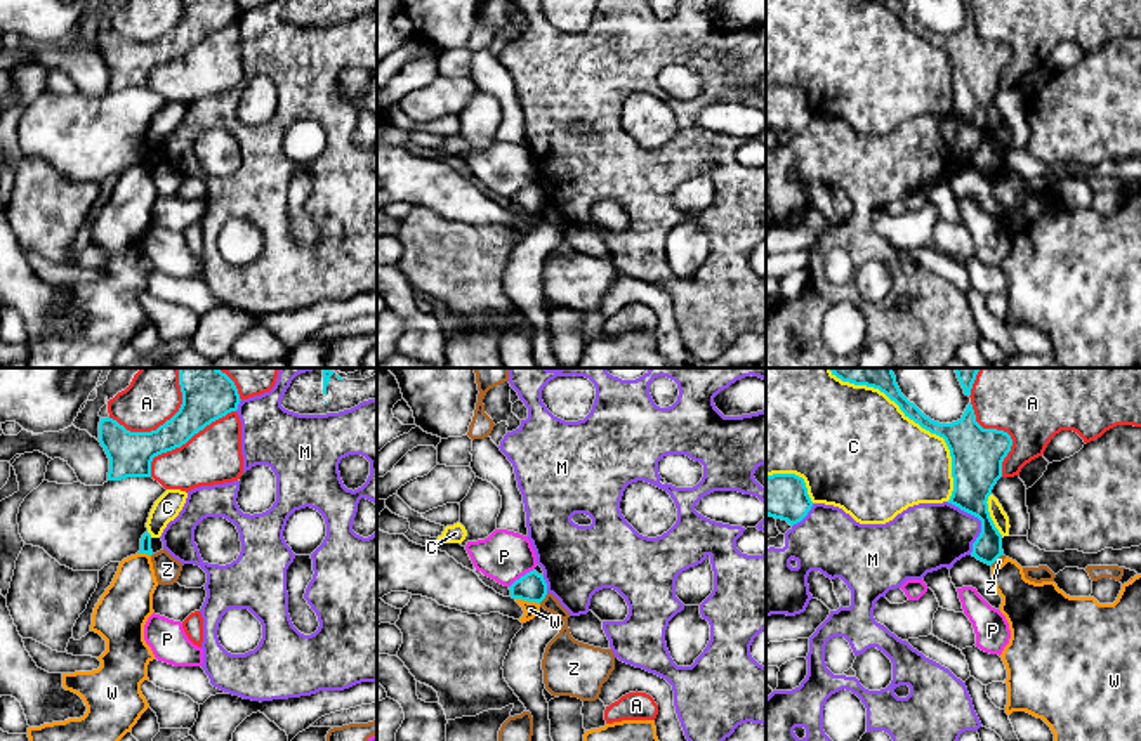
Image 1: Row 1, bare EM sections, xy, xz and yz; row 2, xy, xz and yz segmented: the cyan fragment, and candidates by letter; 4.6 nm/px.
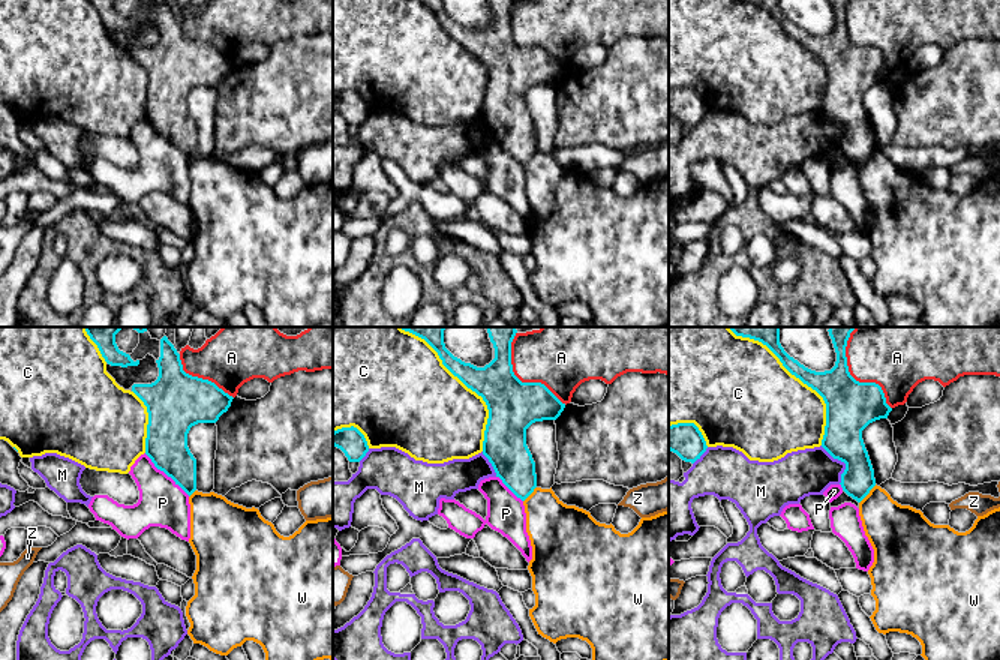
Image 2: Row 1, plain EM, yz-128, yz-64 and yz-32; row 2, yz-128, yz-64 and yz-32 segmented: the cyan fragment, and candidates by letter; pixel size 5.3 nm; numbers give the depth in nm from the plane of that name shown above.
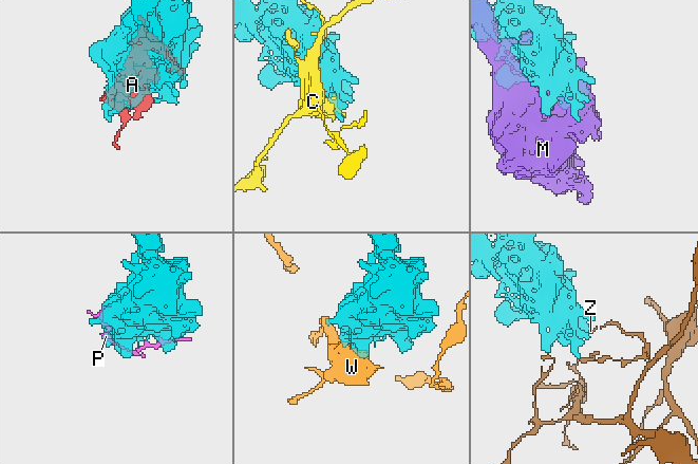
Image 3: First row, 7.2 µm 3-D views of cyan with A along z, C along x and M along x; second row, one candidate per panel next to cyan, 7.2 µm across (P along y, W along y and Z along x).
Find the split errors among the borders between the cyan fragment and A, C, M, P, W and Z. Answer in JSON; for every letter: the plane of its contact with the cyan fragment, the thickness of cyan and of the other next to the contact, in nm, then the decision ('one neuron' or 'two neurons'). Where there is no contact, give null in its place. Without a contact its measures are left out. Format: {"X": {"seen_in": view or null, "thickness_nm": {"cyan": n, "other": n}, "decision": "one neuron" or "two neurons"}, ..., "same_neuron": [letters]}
{"A": {"seen_in": "xy", "thickness_nm": {"cyan": 240, "other": 260}, "decision": "two neurons"}, "C": {"seen_in": "yz", "thickness_nm": {"cyan": 190, "other": 480}, "decision": "two neurons"}, "M": {"seen_in": "yz", "thickness_nm": {"cyan": 240, "other": 300}, "decision": "two neurons"}, "P": {"seen_in": "xz", "thickness_nm": {"cyan": 140, "other": 240}, "decision": "two neurons"}, "W": {"seen_in": "xz", "thickness_nm": {"cyan": 140, "other": 70}, "decision": "two neurons"}, "Z": {"seen_in": "xz", "thickness_nm": {"cyan": 140, "other": 140}, "decision": "two neurons"}, "same_neuron": []}

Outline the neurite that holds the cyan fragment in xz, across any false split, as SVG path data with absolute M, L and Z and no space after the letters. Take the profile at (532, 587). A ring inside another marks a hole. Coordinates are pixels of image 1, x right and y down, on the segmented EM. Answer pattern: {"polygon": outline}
{"polygon": "M535 569L516 580L511 587L511 597L540 604L547 595L547 583Z"}

